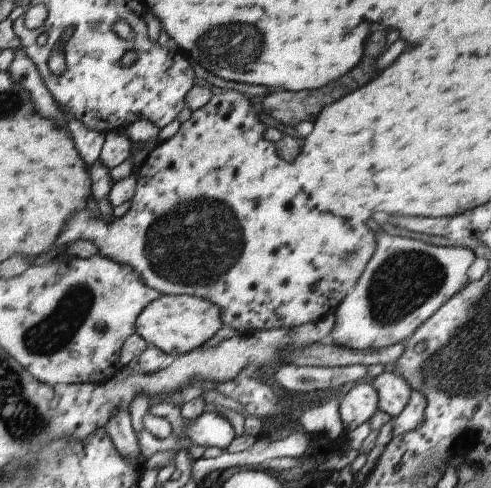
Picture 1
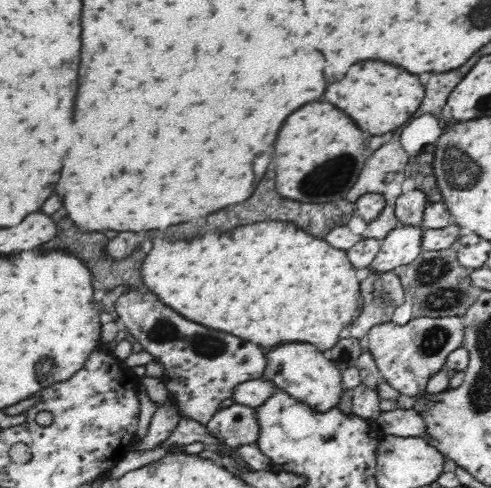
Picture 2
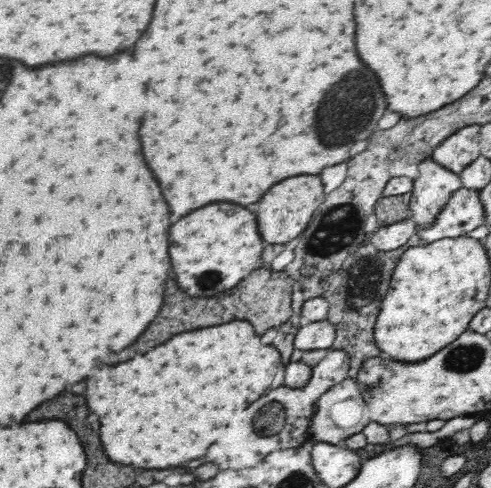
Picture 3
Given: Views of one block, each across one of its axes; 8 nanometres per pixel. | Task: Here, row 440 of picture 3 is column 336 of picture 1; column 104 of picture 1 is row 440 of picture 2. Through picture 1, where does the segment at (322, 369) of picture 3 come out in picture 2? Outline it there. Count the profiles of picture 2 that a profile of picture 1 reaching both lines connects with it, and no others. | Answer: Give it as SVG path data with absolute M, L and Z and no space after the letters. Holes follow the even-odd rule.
M234 402L228 408L220 408L206 424L206 428L218 446L226 444L230 448L240 448L244 444L258 442L256 408L244 404Z

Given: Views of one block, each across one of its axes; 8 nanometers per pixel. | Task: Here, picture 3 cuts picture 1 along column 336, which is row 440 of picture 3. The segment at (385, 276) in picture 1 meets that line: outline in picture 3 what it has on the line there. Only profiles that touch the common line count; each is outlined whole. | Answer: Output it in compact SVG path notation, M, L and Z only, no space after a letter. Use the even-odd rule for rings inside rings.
M346 378L344 382L332 386L330 390L326 390L320 398L318 398L318 404L316 404L316 412L310 420L310 440L308 444L314 446L314 442L328 442L328 444L344 444L350 436L356 436L356 434L362 434L364 428L372 422L370 414L368 414L368 404L364 402L364 396L362 396L362 390L358 386L356 380L352 378Z

